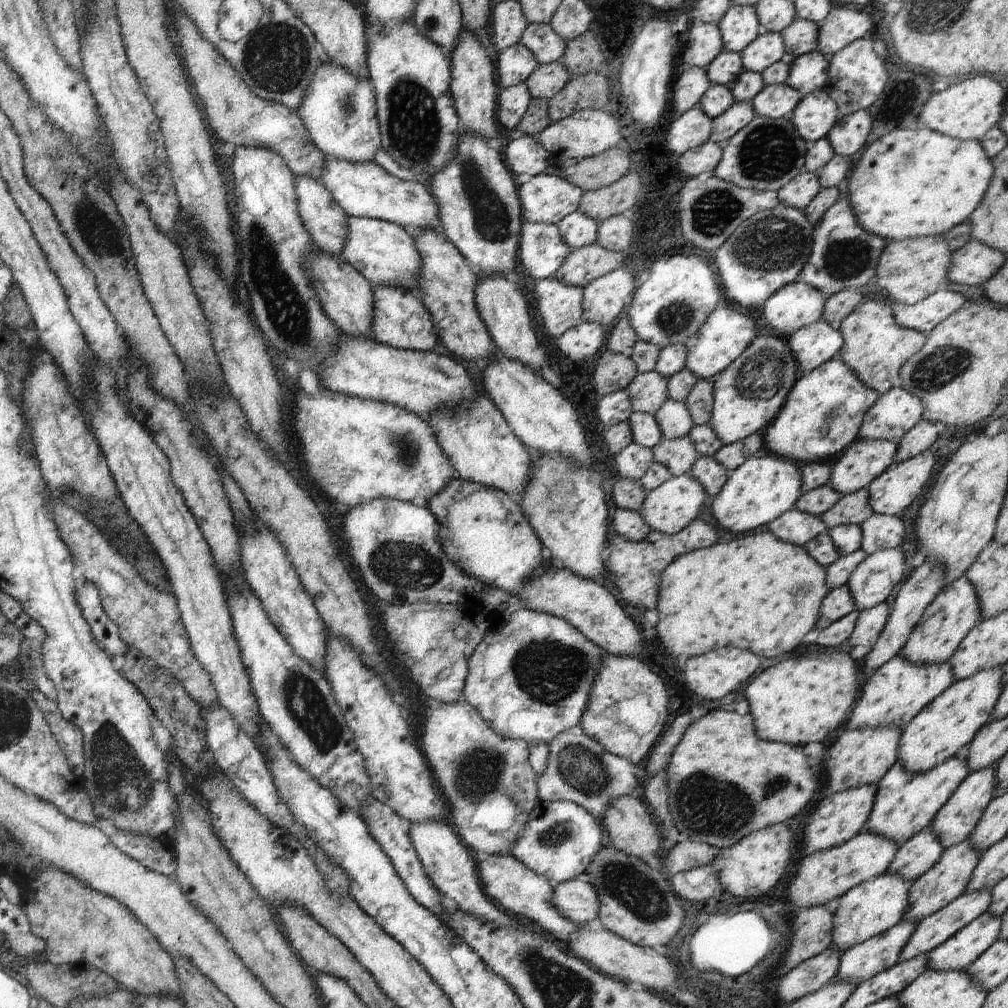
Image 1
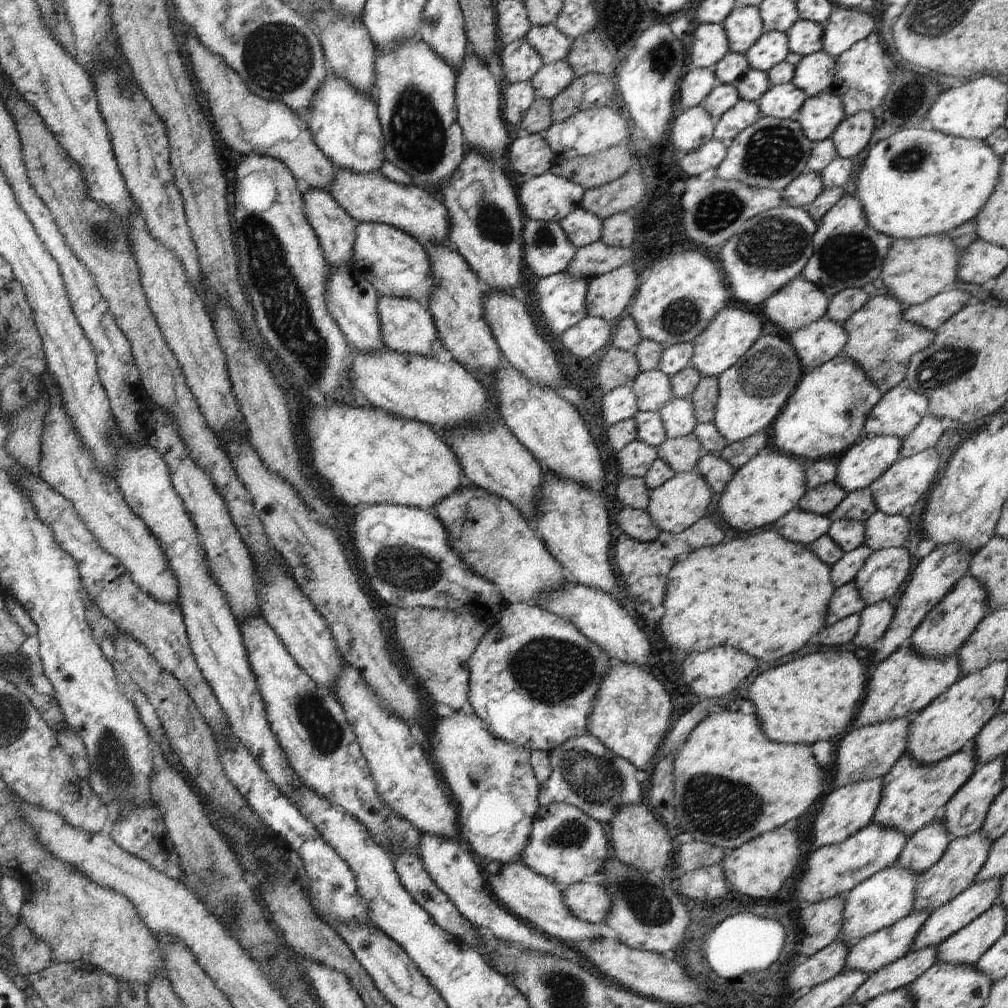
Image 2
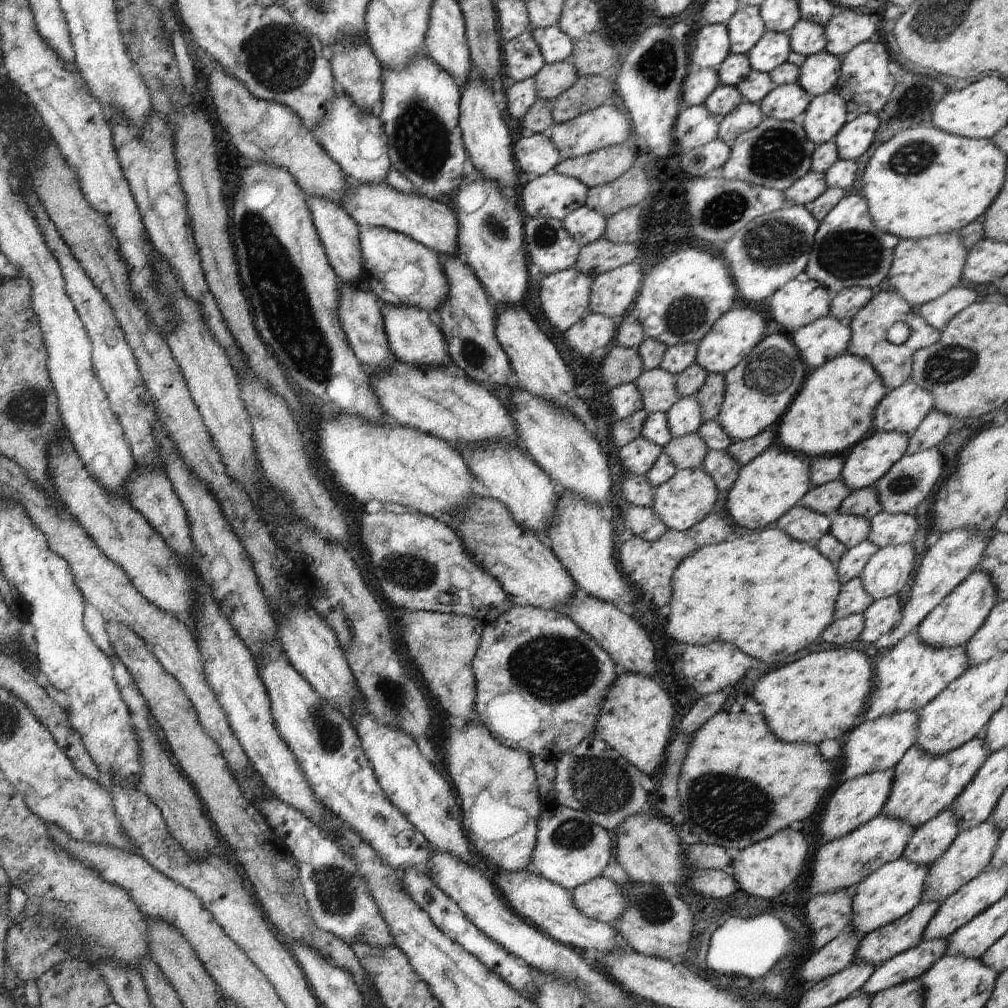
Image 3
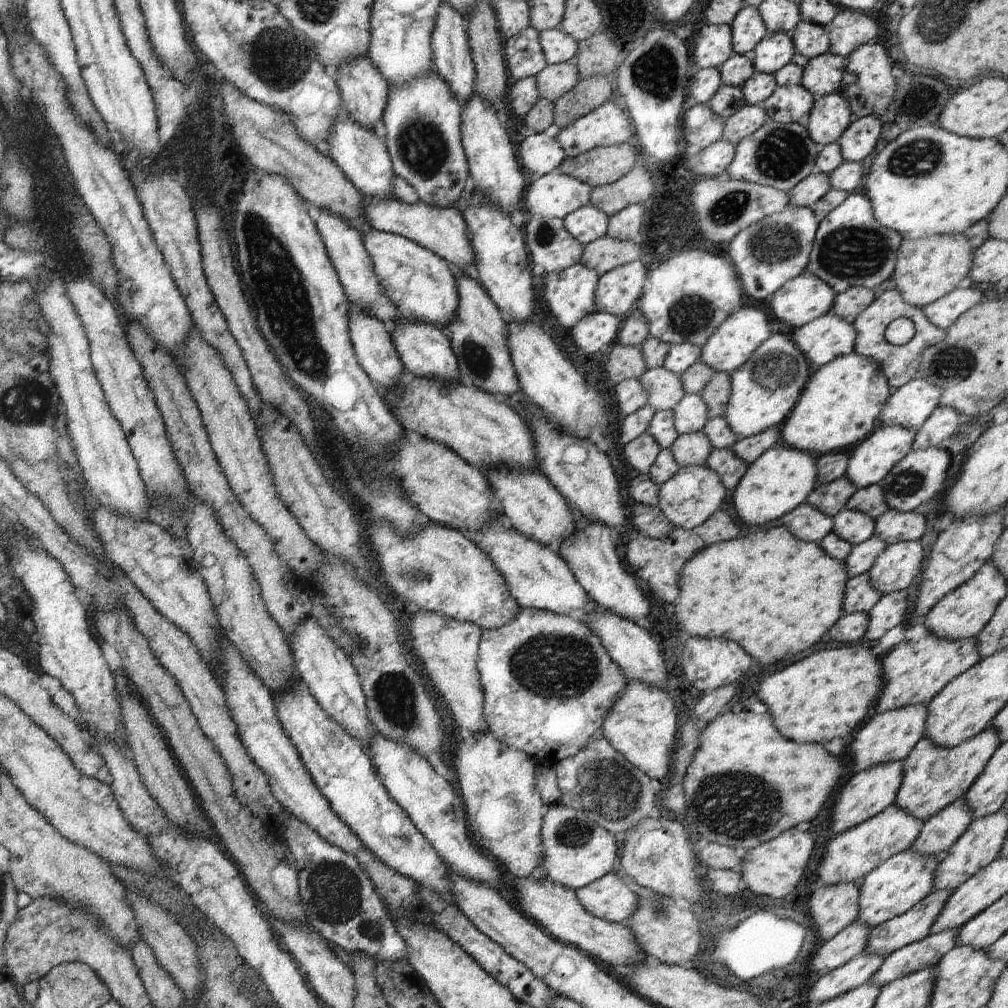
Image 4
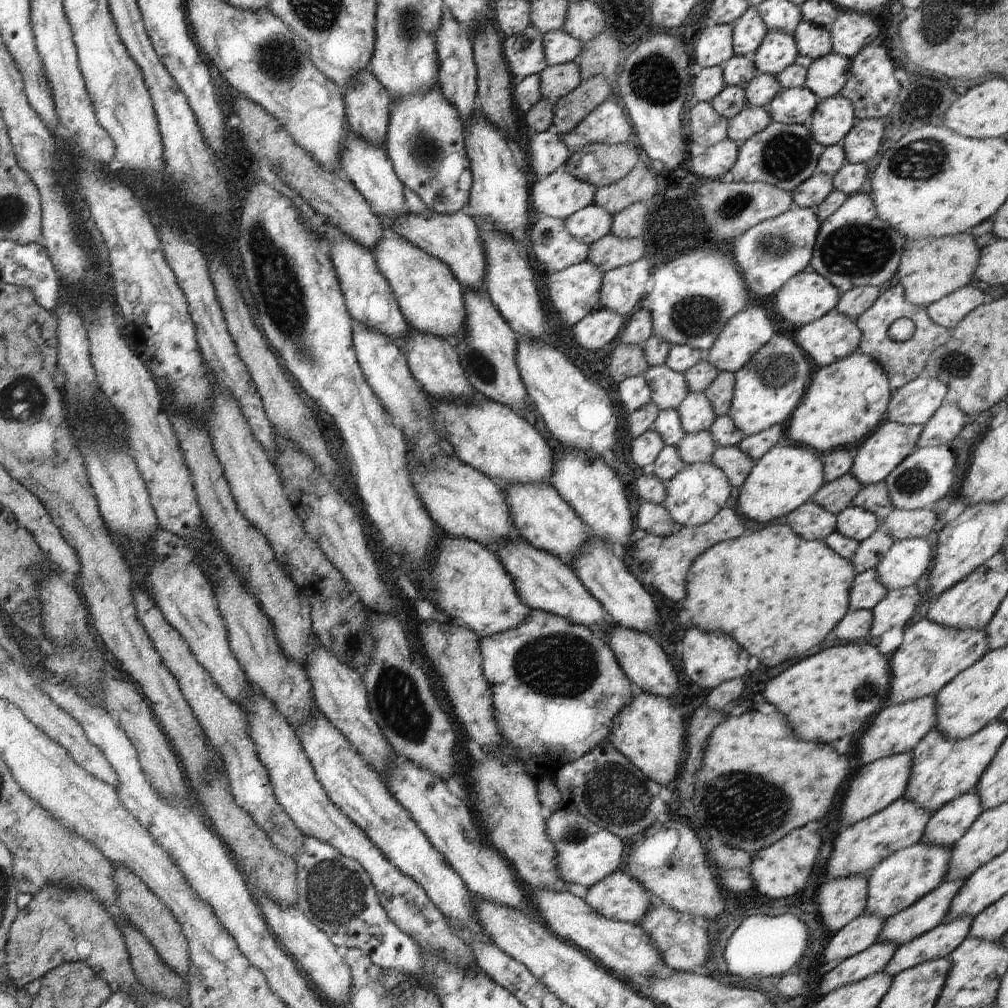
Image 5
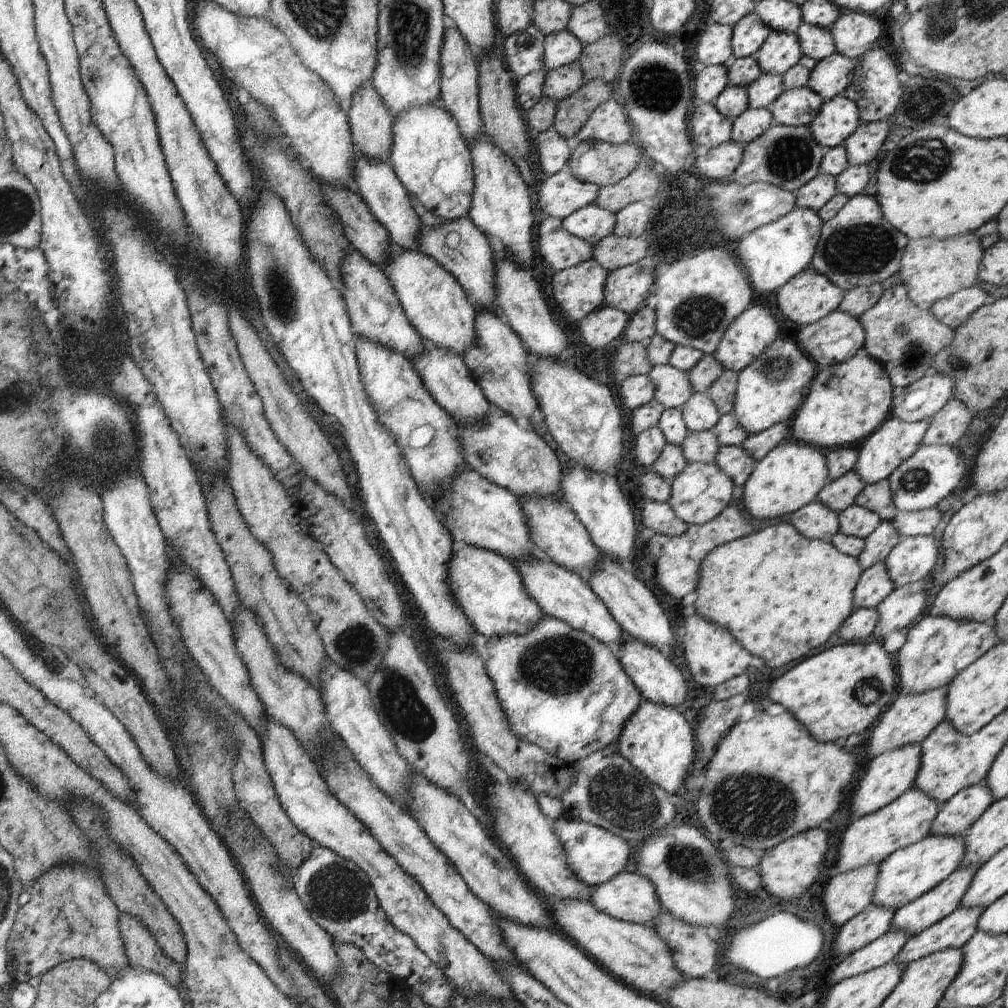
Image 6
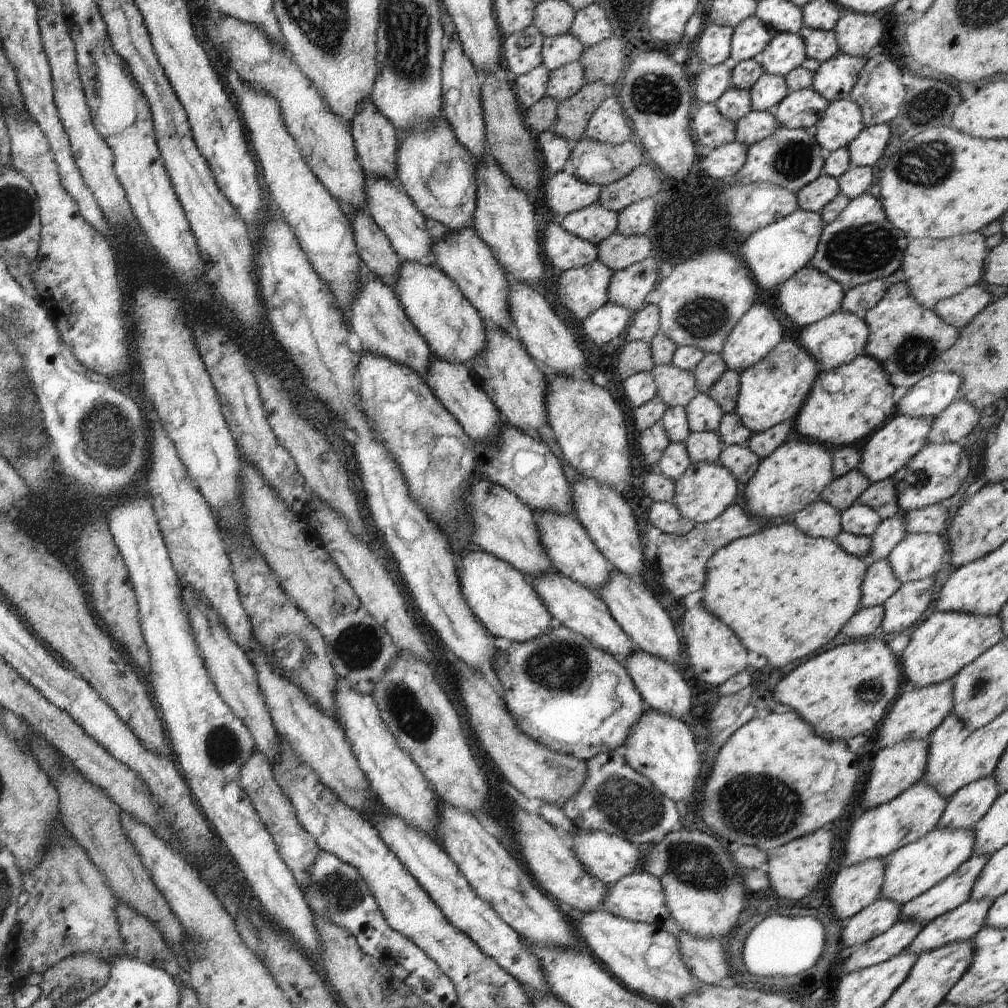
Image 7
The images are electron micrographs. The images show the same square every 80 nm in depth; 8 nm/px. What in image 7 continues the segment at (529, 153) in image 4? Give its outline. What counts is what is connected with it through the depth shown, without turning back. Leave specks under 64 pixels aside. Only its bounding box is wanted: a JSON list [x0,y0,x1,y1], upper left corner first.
[534,129,571,174]

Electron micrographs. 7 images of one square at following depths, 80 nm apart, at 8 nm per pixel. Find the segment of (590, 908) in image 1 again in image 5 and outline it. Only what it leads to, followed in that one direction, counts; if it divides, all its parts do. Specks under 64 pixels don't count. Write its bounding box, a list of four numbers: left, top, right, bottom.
[584,869,650,923]

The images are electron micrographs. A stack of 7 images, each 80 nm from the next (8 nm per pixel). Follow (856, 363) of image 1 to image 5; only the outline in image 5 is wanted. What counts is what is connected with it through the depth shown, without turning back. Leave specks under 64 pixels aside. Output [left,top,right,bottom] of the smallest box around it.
[856,284,951,389]

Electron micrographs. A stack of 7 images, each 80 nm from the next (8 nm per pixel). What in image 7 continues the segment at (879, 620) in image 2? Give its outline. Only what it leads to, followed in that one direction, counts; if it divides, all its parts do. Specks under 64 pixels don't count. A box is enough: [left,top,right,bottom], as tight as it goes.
[880,577,934,634]

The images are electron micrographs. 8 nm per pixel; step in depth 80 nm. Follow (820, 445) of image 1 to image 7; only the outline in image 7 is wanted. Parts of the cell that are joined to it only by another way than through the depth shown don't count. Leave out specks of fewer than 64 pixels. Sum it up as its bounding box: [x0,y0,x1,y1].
[794,355,896,446]

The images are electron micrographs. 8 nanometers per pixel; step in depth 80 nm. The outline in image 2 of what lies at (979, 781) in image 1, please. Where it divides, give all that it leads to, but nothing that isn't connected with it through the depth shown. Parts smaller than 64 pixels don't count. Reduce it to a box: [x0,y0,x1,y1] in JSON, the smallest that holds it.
[937,755,1006,841]

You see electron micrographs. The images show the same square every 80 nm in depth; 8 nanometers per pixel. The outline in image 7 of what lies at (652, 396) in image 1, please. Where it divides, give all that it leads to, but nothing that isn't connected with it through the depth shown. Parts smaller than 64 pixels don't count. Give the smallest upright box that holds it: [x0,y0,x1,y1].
[651,364,699,408]

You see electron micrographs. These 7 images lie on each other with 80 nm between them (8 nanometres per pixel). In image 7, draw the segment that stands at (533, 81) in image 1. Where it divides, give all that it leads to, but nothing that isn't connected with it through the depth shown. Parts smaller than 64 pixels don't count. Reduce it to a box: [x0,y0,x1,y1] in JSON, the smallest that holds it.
[546,62,584,102]

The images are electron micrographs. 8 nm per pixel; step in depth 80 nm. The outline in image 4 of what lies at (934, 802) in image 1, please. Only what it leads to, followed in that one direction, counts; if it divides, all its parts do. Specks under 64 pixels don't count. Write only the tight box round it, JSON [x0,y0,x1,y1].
[892,728,1000,821]

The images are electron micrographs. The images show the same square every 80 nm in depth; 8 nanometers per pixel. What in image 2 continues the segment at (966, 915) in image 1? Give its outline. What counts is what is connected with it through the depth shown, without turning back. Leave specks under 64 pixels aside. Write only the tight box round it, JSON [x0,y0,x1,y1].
[911,879,1002,951]

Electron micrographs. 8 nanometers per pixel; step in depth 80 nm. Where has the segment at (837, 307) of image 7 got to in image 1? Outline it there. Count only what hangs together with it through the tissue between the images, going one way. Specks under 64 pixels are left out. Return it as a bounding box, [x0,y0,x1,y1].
[760,280,826,336]

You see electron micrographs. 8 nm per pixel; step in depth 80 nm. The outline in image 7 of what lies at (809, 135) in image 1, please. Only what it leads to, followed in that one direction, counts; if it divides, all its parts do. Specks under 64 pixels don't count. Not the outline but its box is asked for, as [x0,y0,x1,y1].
[813,98,865,152]

